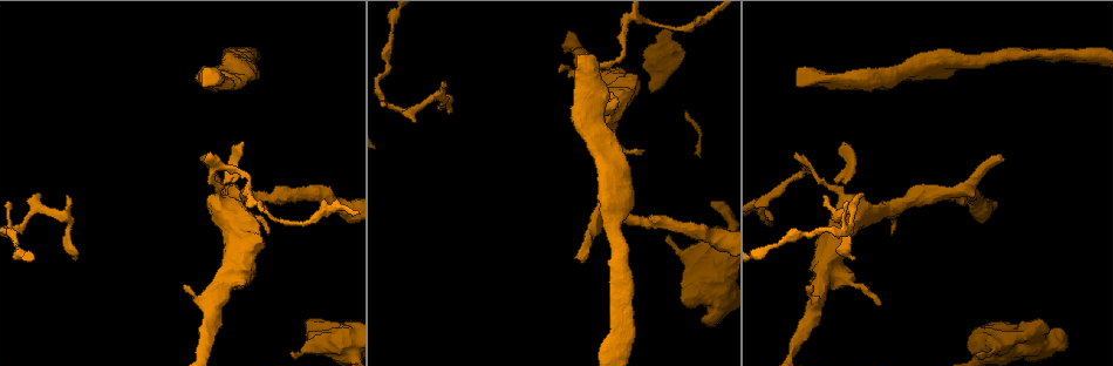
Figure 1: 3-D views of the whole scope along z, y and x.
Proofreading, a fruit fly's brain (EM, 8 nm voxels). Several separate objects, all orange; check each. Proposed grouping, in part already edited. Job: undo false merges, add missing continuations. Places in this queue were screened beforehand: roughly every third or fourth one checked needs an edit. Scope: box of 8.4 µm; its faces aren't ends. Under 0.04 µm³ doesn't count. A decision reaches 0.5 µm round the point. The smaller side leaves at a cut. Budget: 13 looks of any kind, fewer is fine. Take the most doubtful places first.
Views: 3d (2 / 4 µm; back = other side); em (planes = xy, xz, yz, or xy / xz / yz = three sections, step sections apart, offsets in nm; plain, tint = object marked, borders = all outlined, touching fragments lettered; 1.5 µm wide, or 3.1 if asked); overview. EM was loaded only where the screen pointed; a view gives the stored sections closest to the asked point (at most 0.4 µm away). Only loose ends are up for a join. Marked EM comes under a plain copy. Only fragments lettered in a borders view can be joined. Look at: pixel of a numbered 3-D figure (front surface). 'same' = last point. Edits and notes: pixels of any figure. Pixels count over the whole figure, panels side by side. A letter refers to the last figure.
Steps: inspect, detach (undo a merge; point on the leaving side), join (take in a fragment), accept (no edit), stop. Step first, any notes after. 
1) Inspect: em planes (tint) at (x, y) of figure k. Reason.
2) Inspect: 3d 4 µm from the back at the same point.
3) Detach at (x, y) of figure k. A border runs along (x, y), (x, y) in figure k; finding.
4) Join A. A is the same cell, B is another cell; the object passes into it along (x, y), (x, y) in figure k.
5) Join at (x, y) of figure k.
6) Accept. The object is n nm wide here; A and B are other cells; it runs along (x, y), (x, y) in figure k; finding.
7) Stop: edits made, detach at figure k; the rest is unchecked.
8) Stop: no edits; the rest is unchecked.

Inspect: em planes (borders) at (577, 256) of figure 1. Free end.

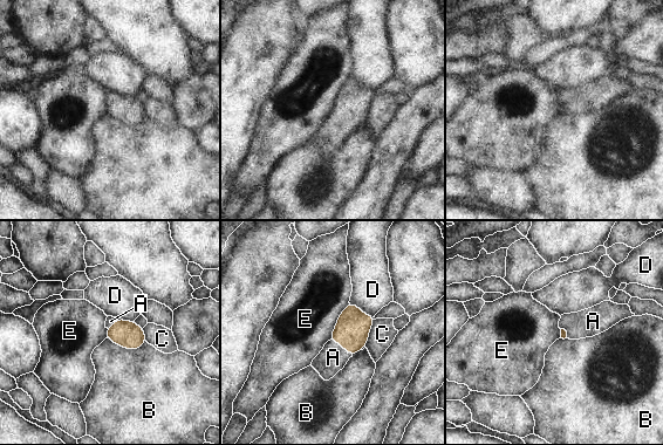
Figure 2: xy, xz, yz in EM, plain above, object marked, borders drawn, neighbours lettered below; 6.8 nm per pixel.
Join at (333, 357) of figure 2. A is the same cell, B, C, D and E are other cells; the object passes into it along (351, 330), (341, 346), (333, 357) in figure 2; the neuron continues.

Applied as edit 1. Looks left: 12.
Inspect: overview.

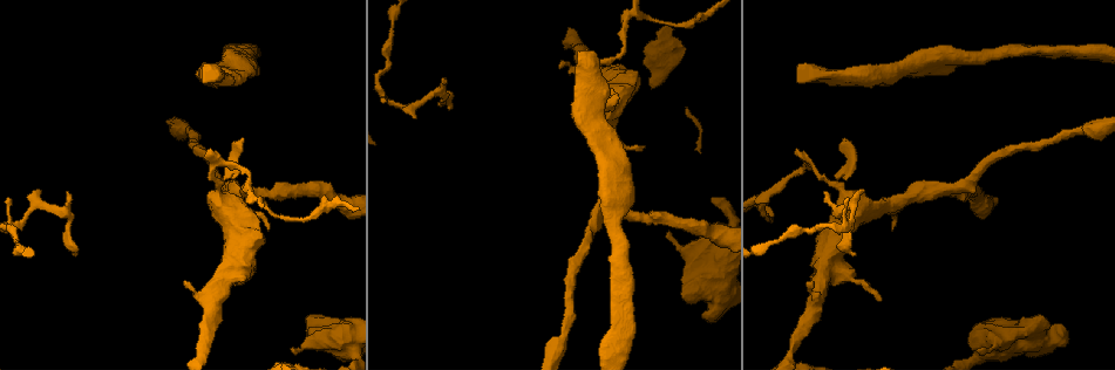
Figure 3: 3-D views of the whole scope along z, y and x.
Inspect: em planes (borders) at (797, 82) of figure 3. Thick end.

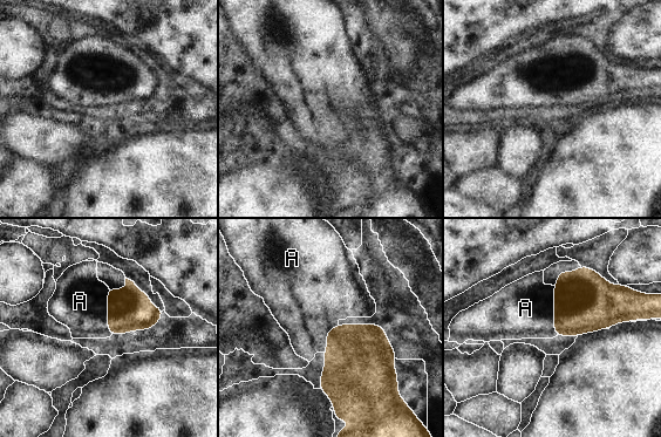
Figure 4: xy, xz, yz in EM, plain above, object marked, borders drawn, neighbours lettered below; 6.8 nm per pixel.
Join at (525, 308) of figure 4. A is the same cell; the object passes into it along (585, 301), (554, 311), (525, 308) in figure 4; it goes on there.

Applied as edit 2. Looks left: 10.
Inspect: em planes (borders) at (853, 255) of figure 3. Branch stops here.

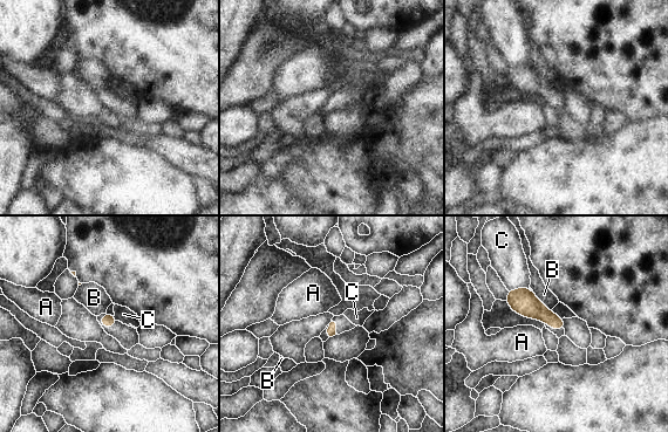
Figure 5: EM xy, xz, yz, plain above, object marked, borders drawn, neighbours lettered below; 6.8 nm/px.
Accept. The longest contact is with B, 190 nm; A, B and C are other cells; no lettered fragment goes on from it.

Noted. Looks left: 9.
Inspect: em planes (borders) at (184, 281) of figure 3. Thick end.

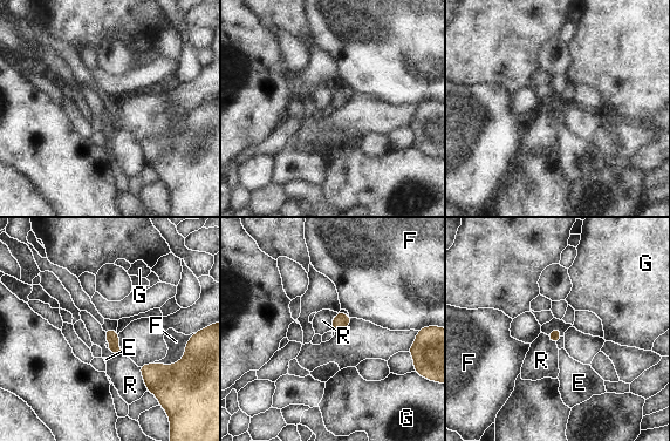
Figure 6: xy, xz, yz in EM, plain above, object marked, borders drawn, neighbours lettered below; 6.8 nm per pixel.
Accept. The longest contact is with F, 300 nm; E, F, G and R are other cells; a border runs along (138, 367), (147, 391) in figure 6; no lettered fragment goes on from it.

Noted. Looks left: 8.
Inspect: em xy step 4 (borders) at (217, 184) of figure 3. Calibre changes.

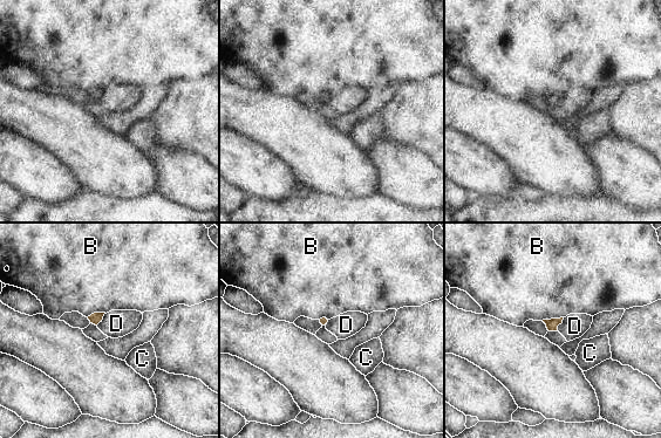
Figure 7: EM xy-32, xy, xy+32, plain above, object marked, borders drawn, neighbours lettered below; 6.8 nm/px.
Accept. B, C and D are other cells; a border runs along (563, 316), (542, 320) in figure 7; all the same neuron.

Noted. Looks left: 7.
Stop: edits made, join at figure 2, join at figure 4; the rest is unchecked.

